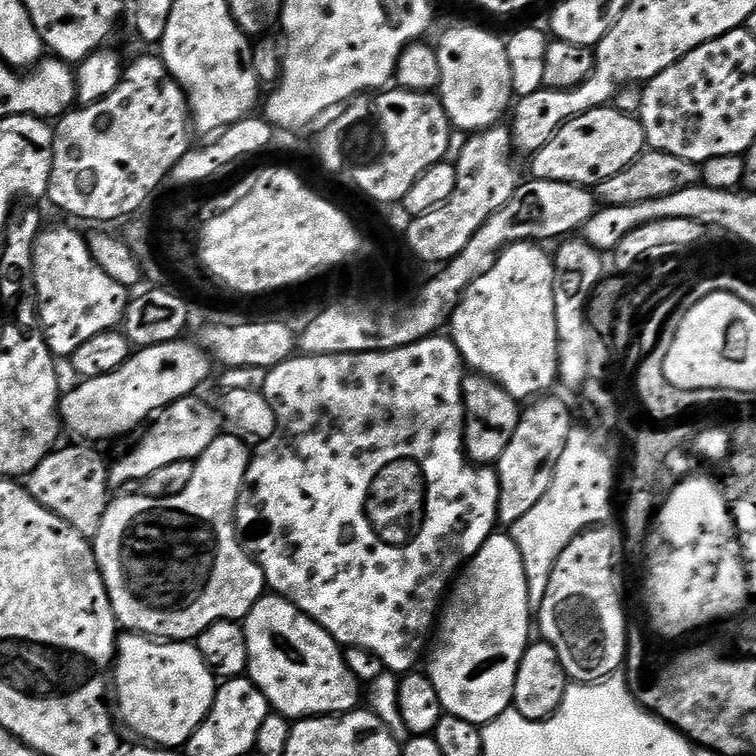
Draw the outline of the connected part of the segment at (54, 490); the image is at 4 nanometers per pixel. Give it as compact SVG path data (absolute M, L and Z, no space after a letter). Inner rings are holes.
M72 442L69 448L63 446L57 447L46 458L42 458L42 462L38 462L35 470L26 477L26 487L28 493L33 496L42 506L46 506L46 510L50 510L54 514L58 514L58 518L62 518L62 522L70 522L70 526L74 526L74 530L78 530L78 534L89 538L95 538L98 534L98 526L102 526L102 514L106 514L110 503L110 485L108 483L109 461L104 461L104 456L99 452L99 447L89 446L84 442Z

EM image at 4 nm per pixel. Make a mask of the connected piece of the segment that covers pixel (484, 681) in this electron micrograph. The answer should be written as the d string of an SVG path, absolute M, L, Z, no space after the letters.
M494 534L486 538L478 554L474 554L474 558L469 560L457 575L447 593L446 603L443 605L442 615L439 617L438 627L426 656L426 675L430 682L434 682L434 690L438 690L438 698L445 713L466 718L466 722L474 722L481 726L512 708L514 678L518 674L522 654L530 643L528 631L531 628L533 631L534 628L534 615L528 601L527 576L526 570L523 569L522 554L519 553L511 535L500 535Z

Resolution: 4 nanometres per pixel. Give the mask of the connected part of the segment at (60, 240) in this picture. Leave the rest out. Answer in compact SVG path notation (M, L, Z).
M45 227L34 246L34 282L40 328L52 355L57 358L70 358L74 350L90 342L90 338L123 325L129 289L110 278L110 274L94 262L85 233L75 232L72 228Z

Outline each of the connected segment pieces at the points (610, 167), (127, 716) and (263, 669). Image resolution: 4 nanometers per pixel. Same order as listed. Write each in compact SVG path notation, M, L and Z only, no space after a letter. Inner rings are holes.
M616 106L592 108L586 114L570 118L542 146L542 150L531 153L531 179L546 182L566 182L581 186L595 186L606 178L614 178L621 170L626 170L634 158L646 151L644 131L635 115L627 116Z
M125 631L117 641L114 696L120 699L118 716L149 745L183 749L206 718L217 687L217 677L206 666L195 643L165 642L130 631Z
M265 594L250 610L250 614L244 617L242 623L248 651L246 675L254 682L254 686L258 686L258 690L262 690L273 713L287 716L295 722L314 716L338 716L357 711L361 707L362 684L354 674L350 674L350 666L346 666L344 661L344 648L326 630L322 630L318 622L298 610L289 600L275 594Z

